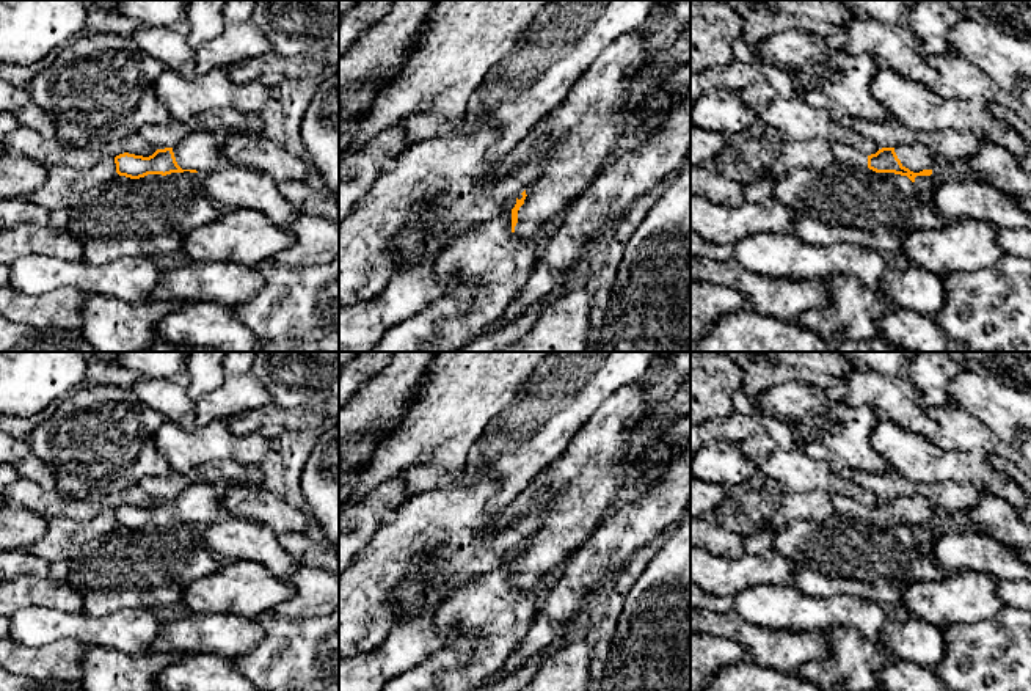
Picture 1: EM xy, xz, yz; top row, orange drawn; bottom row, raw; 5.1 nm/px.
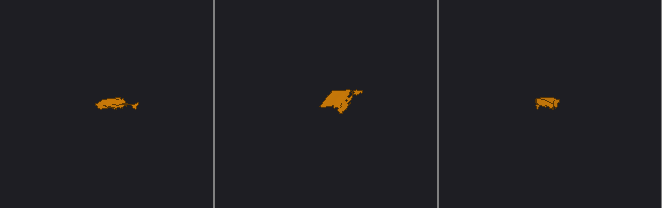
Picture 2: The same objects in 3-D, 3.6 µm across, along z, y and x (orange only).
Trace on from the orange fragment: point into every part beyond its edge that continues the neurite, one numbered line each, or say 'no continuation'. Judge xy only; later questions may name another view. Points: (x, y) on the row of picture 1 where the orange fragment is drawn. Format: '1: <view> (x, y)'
1: xy (200, 149)

